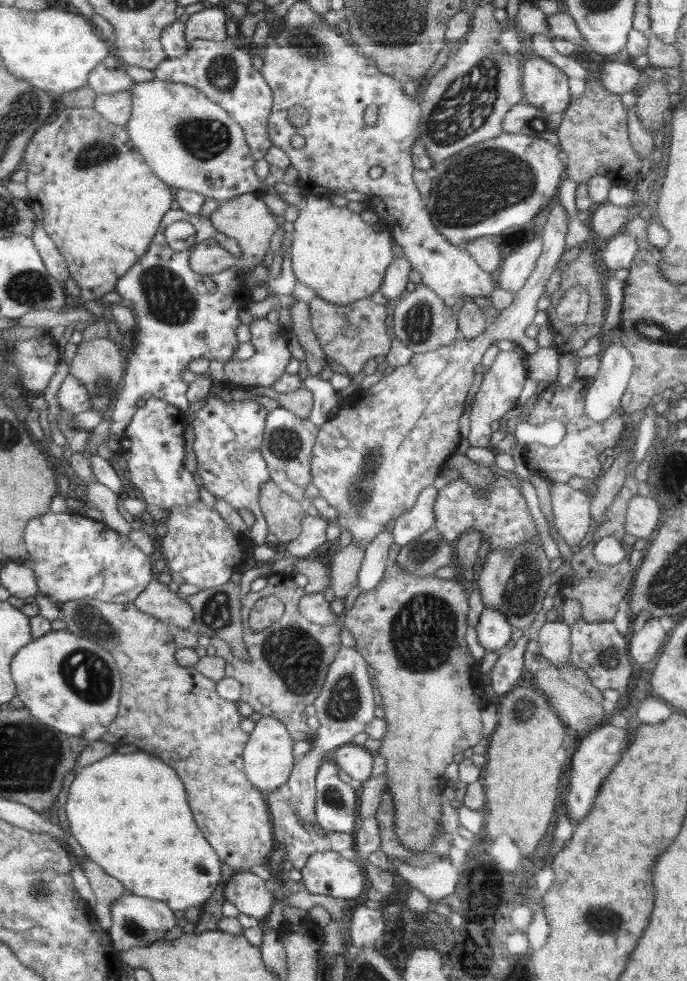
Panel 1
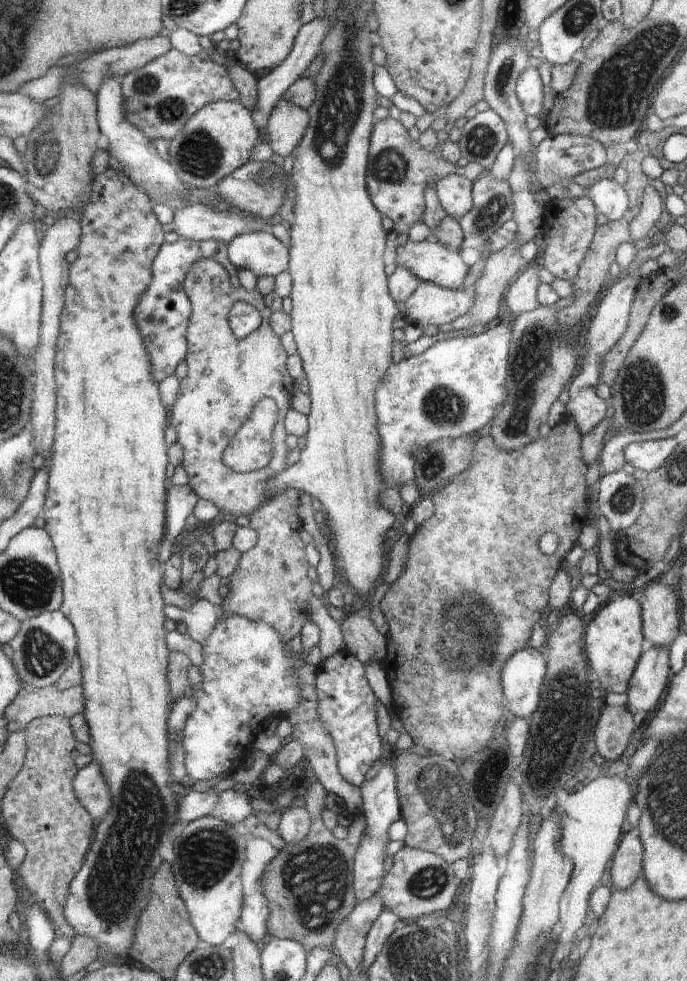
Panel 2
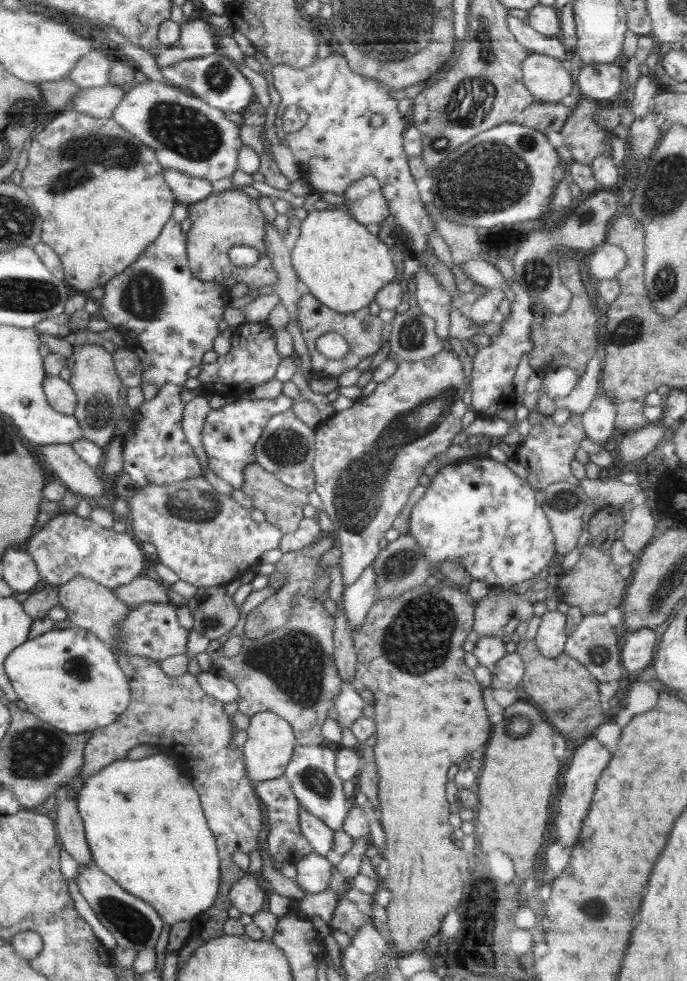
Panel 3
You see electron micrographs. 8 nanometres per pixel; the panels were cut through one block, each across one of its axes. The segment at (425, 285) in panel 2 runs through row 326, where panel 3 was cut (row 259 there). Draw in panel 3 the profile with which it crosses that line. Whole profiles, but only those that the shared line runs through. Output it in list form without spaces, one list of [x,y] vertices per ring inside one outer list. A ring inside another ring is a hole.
[[[345,55],[317,58],[304,69],[286,64],[269,65],[269,69],[281,98],[277,104],[276,134],[281,140],[287,141],[287,147],[297,159],[302,178],[311,184],[313,190],[340,195],[364,176],[378,179],[386,204],[397,224],[397,238],[402,243],[406,242],[404,253],[418,252],[421,261],[419,271],[414,274],[416,292],[412,295],[412,302],[424,315],[434,319],[436,335],[446,341],[450,337],[452,294],[438,283],[424,264],[424,252],[433,251],[428,245],[427,236],[435,228],[427,207],[420,200],[403,147],[403,132],[411,125],[411,115],[400,115],[398,101],[390,97],[390,90],[383,82],[350,70]],[[290,104],[301,106],[309,117],[300,130],[286,133],[282,130],[282,115]],[[375,114],[384,116],[384,123],[379,127],[370,125],[370,118]]]

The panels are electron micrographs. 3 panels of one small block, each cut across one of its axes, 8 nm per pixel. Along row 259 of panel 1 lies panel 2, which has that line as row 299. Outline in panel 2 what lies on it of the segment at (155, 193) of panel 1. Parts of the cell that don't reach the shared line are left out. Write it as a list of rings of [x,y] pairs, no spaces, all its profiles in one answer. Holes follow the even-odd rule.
[[[109,166],[106,170],[103,170],[100,174],[95,176],[94,182],[92,186],[90,186],[90,202],[86,203],[86,208],[84,208],[84,214],[81,214],[81,230],[82,230],[82,238],[80,238],[80,244],[78,244],[78,248],[76,248],[76,260],[68,265],[68,272],[70,276],[70,282],[67,284],[66,292],[65,292],[65,301],[64,301],[64,308],[62,309],[62,314],[60,314],[60,336],[58,336],[58,348],[56,348],[56,360],[54,360],[54,366],[56,366],[56,424],[55,424],[55,431],[54,431],[54,444],[51,448],[51,456],[48,458],[47,464],[50,466],[50,472],[48,472],[48,492],[46,492],[46,502],[44,503],[44,510],[42,510],[41,517],[44,518],[44,522],[46,525],[44,526],[44,530],[50,536],[54,550],[57,556],[57,563],[59,566],[61,580],[63,582],[63,602],[62,608],[59,608],[59,611],[70,620],[72,626],[74,626],[74,630],[76,630],[76,634],[78,634],[78,648],[77,650],[77,657],[80,660],[80,670],[82,670],[82,689],[83,689],[83,696],[84,696],[84,711],[83,715],[85,716],[85,720],[87,723],[88,731],[90,734],[90,748],[92,759],[94,762],[100,764],[100,771],[102,771],[102,777],[106,781],[106,785],[108,786],[108,791],[110,791],[110,799],[111,805],[107,815],[103,818],[103,820],[98,824],[97,832],[94,836],[94,841],[91,843],[89,851],[85,854],[85,861],[83,862],[82,868],[78,871],[78,874],[72,879],[70,883],[70,888],[68,889],[68,896],[66,896],[66,904],[64,904],[64,916],[70,924],[72,928],[74,928],[77,934],[81,934],[82,936],[88,936],[96,946],[98,946],[98,954],[96,954],[96,958],[100,961],[106,960],[108,965],[117,965],[118,963],[112,963],[112,960],[115,957],[118,957],[121,960],[125,960],[126,964],[132,964],[130,959],[130,946],[134,944],[134,932],[138,928],[138,920],[140,920],[140,915],[142,914],[142,910],[148,906],[148,900],[150,900],[150,896],[152,896],[152,874],[158,870],[158,866],[164,862],[164,859],[160,855],[160,852],[166,852],[166,844],[172,841],[170,837],[170,832],[172,830],[172,824],[179,823],[178,821],[178,806],[176,812],[176,802],[174,800],[179,800],[179,797],[174,796],[174,791],[177,789],[175,786],[174,778],[172,774],[169,772],[169,756],[168,756],[168,738],[167,738],[167,731],[168,731],[168,716],[170,716],[172,700],[170,696],[170,689],[168,686],[168,656],[171,653],[166,646],[166,628],[164,628],[164,624],[166,622],[166,615],[164,614],[164,600],[162,600],[162,594],[160,593],[161,586],[161,572],[160,572],[160,562],[158,561],[158,551],[159,547],[161,546],[162,540],[164,540],[165,536],[165,526],[166,526],[166,494],[167,488],[169,486],[168,478],[166,477],[166,466],[168,466],[169,458],[168,458],[168,445],[166,445],[166,440],[164,440],[164,432],[169,427],[169,412],[170,410],[166,410],[166,406],[164,406],[164,402],[162,402],[162,398],[160,398],[160,390],[158,390],[159,384],[154,382],[154,378],[152,378],[152,372],[150,372],[150,360],[148,360],[148,356],[146,356],[146,348],[144,348],[144,340],[142,340],[142,336],[140,336],[140,332],[138,332],[138,326],[134,324],[134,308],[136,308],[136,304],[138,304],[138,300],[140,300],[140,296],[142,296],[142,292],[148,288],[148,284],[150,284],[150,280],[152,280],[152,262],[154,262],[155,256],[158,254],[162,243],[165,242],[164,240],[164,230],[162,230],[162,225],[158,222],[158,218],[153,211],[154,201],[149,199],[145,193],[141,190],[138,190],[137,186],[134,186],[134,183],[119,169],[114,168],[113,166]]]

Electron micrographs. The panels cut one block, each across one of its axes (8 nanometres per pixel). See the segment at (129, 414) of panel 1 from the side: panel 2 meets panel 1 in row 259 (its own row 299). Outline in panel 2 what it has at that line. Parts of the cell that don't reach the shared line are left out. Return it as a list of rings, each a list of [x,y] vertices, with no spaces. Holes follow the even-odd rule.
[[[180,237],[173,243],[162,243],[158,254],[152,262],[152,280],[148,288],[142,292],[136,308],[134,308],[134,324],[138,326],[138,332],[144,340],[146,356],[150,360],[150,372],[156,384],[168,376],[174,375],[176,366],[184,360],[188,354],[187,326],[192,307],[190,299],[183,288],[186,274],[190,266],[196,260],[212,258],[224,268],[232,279],[235,287],[240,287],[237,268],[230,262],[227,248],[230,244],[224,244],[222,240],[195,241]]]

